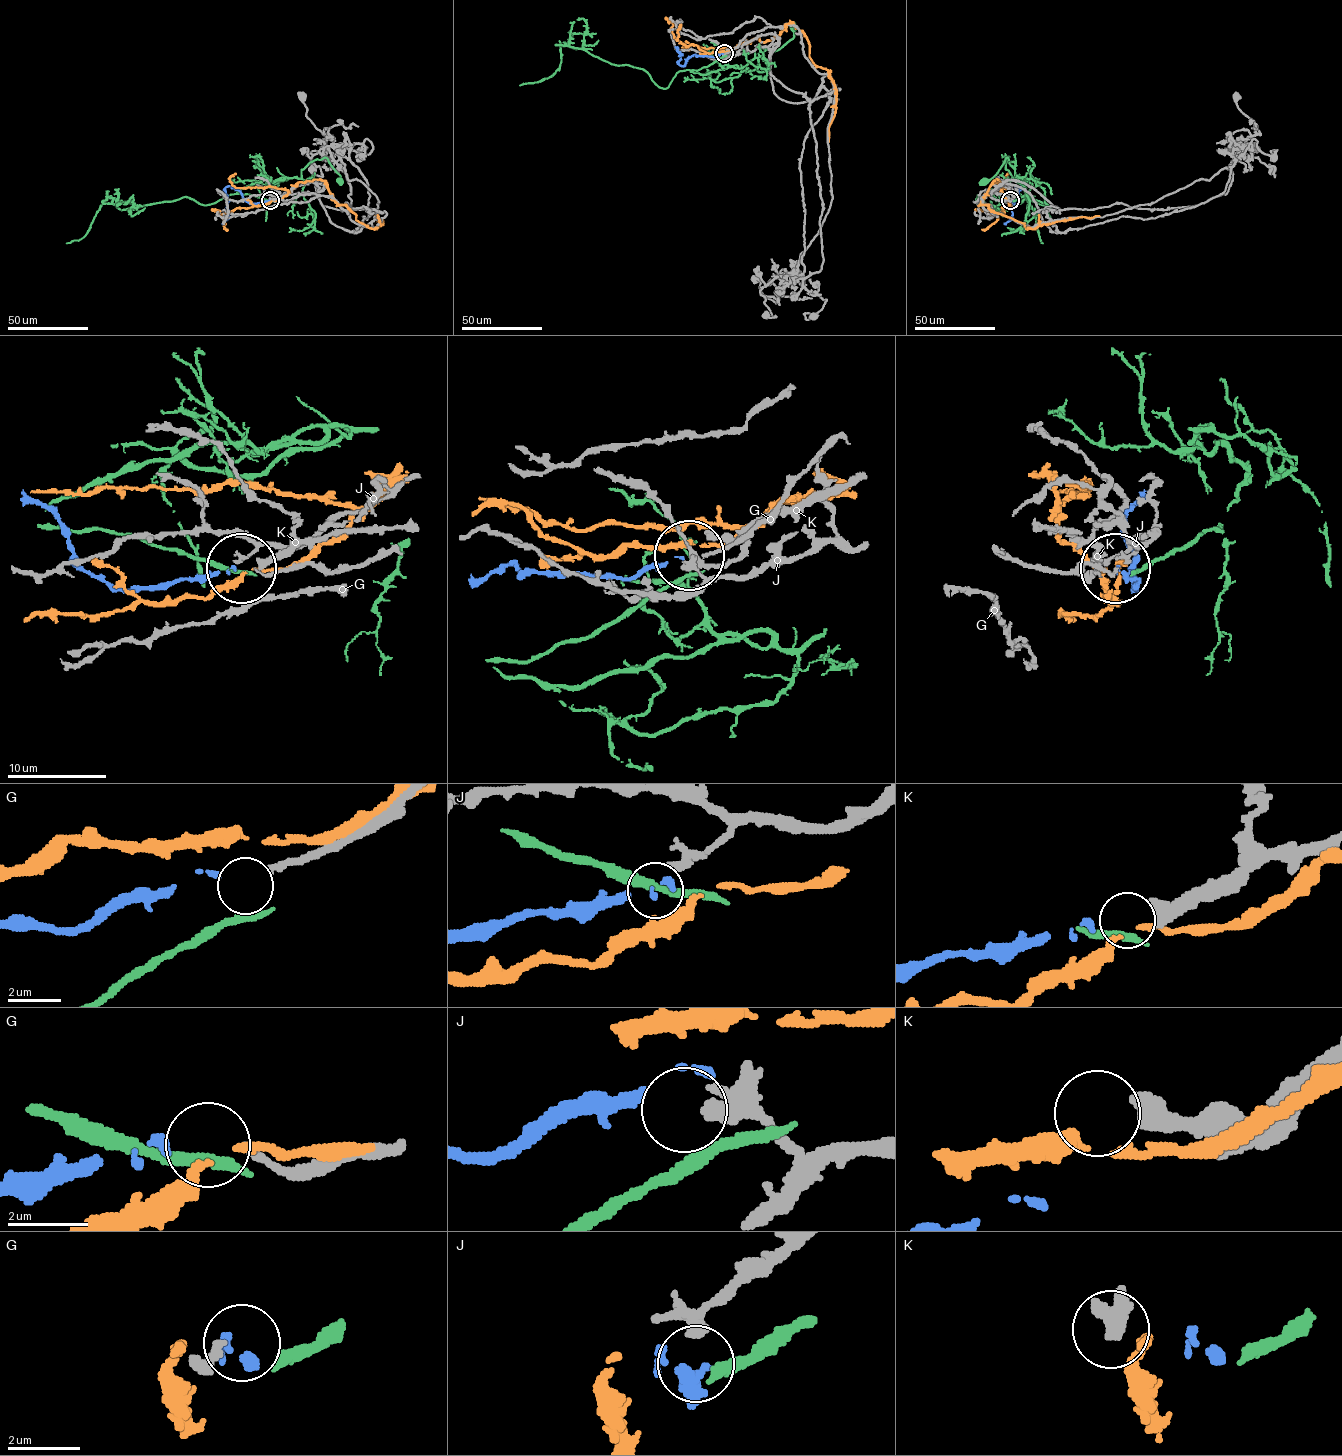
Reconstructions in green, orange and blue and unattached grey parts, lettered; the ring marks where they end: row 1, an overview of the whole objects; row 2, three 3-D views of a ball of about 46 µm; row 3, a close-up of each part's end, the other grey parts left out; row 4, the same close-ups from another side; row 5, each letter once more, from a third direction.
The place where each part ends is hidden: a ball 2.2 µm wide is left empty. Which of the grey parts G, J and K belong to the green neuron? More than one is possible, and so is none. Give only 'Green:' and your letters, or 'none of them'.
Green: none of them

